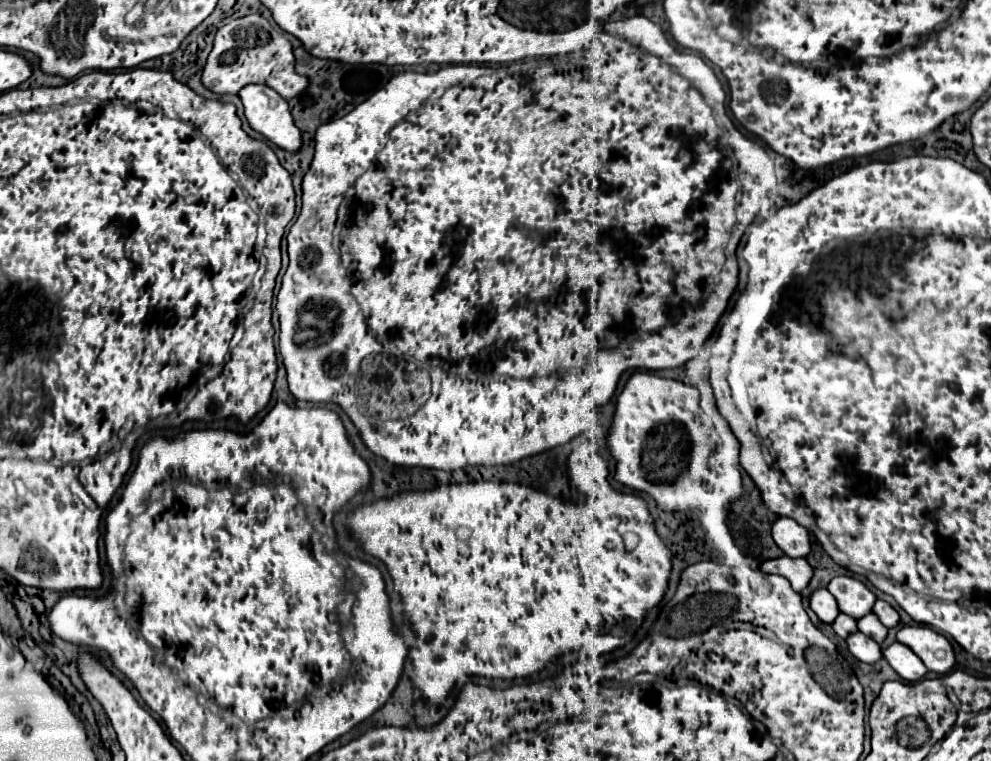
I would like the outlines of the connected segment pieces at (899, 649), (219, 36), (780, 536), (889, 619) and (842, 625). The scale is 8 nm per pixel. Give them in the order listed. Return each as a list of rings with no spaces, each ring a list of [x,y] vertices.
[[[892,643],[886,651],[884,651],[884,657],[886,661],[892,665],[892,669],[906,681],[920,681],[924,679],[924,675],[928,673],[926,665],[922,663],[922,659],[912,651],[908,649],[906,645],[902,643]]]
[[[252,13],[240,19],[234,19],[218,29],[214,37],[214,47],[208,55],[208,61],[202,71],[202,85],[216,95],[238,95],[238,91],[250,83],[268,85],[286,101],[308,91],[308,79],[294,71],[294,53],[292,43],[270,25],[260,13]]]
[[[780,517],[772,525],[772,537],[788,557],[806,557],[810,553],[808,529],[790,517]]]
[[[876,601],[876,605],[874,605],[872,611],[878,615],[878,619],[880,619],[886,627],[896,627],[896,625],[900,623],[898,611],[896,611],[890,603],[886,603],[886,601]]]
[[[840,613],[840,615],[836,617],[836,621],[832,623],[832,629],[834,629],[836,635],[842,637],[842,639],[846,639],[848,635],[852,635],[852,633],[858,631],[858,627],[856,627],[856,619],[852,619],[850,615],[844,615],[844,613]]]

